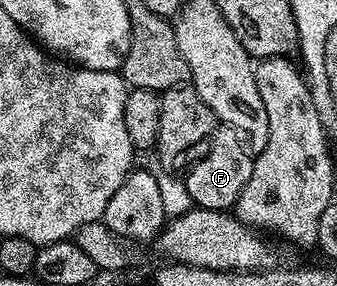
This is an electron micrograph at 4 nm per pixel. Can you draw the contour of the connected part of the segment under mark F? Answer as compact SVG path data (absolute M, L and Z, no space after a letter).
M218 124L207 155L190 165L184 174L185 193L193 200L190 202L198 209L232 210L239 195L243 195L243 187L247 187L247 179L251 179L253 159L254 154L247 148L242 134L235 127Z

